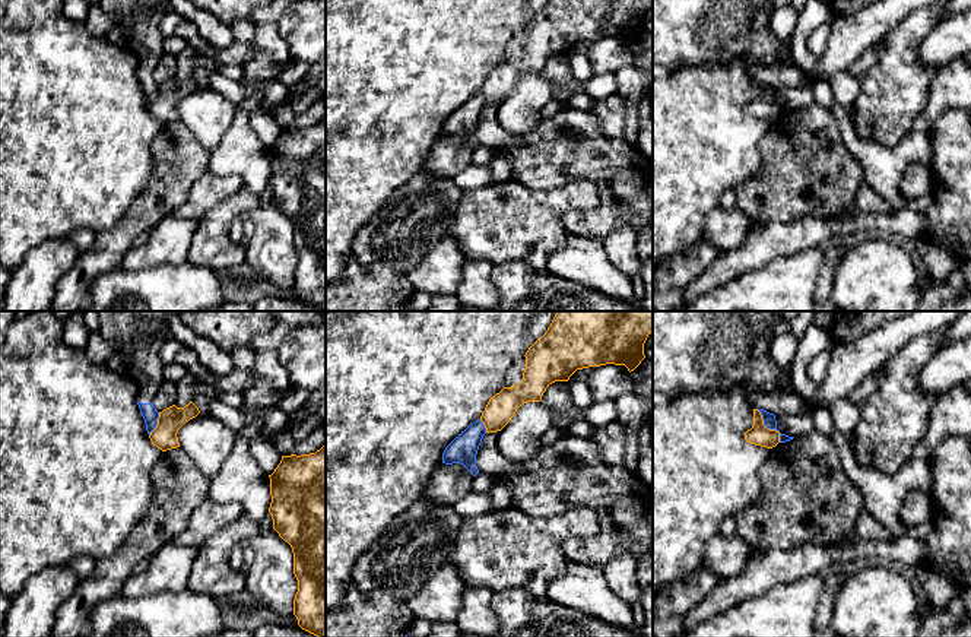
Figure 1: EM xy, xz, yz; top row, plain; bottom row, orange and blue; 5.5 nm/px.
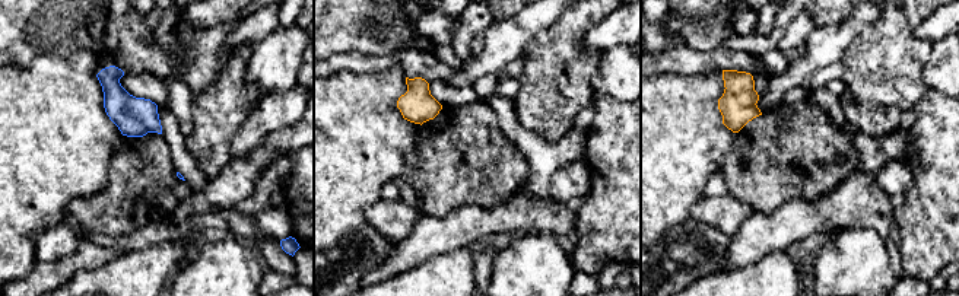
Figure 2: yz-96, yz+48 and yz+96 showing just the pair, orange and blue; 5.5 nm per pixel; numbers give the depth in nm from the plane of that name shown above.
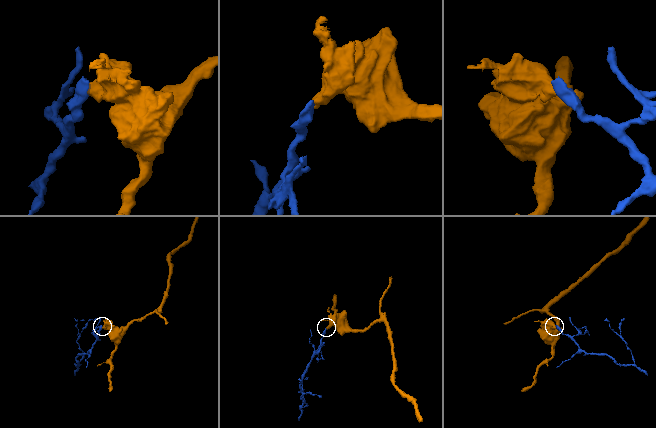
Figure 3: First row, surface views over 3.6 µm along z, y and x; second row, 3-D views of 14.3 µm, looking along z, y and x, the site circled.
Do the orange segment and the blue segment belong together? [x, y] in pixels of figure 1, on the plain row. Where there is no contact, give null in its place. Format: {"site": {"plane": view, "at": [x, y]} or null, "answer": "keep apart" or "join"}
{"site": {"plane": "yz", "at": [767, 101]}, "answer": "keep apart"}

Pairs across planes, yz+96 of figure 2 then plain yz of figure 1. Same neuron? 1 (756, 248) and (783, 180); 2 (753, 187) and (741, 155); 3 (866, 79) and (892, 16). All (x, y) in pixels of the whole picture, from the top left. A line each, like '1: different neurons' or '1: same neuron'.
1: different neurons
2: different neurons
3: different neurons

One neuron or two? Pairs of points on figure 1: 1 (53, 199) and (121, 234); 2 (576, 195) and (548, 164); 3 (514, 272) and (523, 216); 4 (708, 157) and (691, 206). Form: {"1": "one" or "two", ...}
{"1": "two", "2": "two", "3": "two", "4": "one"}

